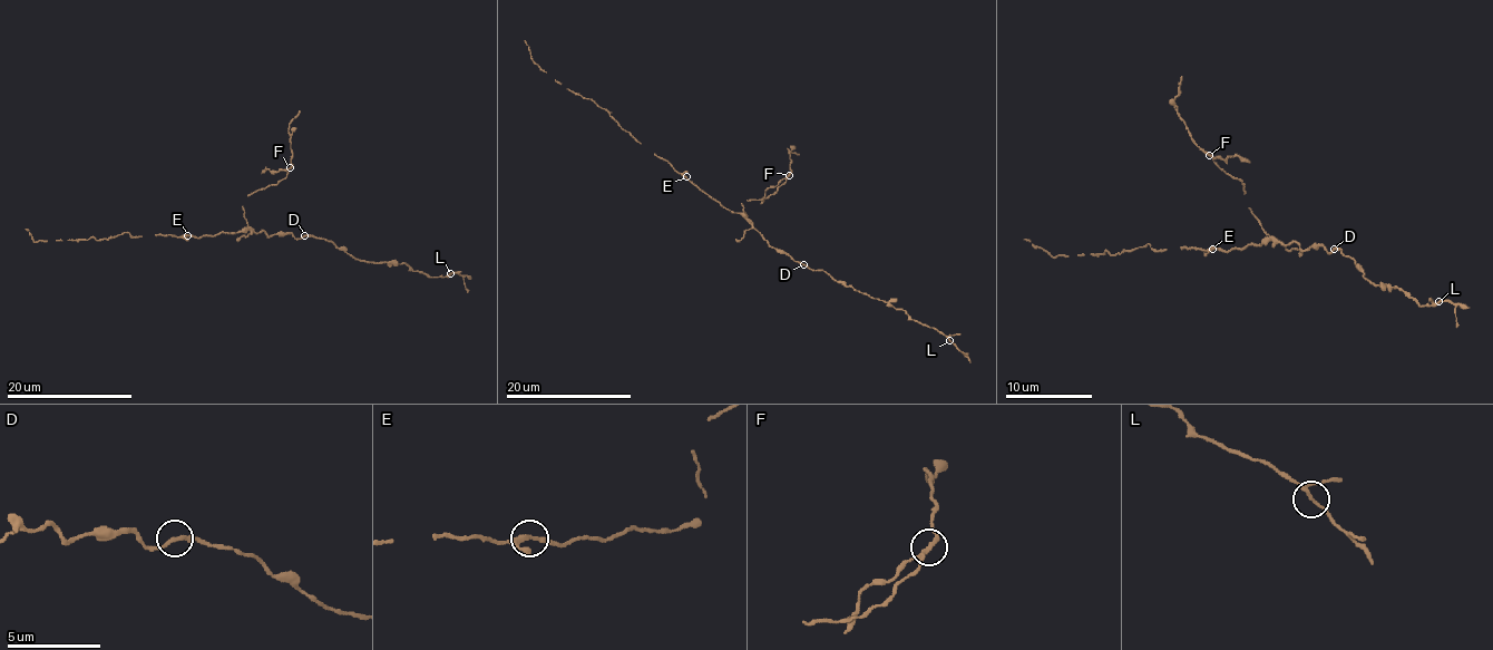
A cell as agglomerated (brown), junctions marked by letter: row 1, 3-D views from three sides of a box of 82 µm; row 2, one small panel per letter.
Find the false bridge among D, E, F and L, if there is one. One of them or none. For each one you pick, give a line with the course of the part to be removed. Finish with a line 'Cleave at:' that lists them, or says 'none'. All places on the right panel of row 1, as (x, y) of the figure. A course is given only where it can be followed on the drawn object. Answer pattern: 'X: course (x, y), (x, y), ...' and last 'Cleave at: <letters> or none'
F: course (1210, 155), (1226, 159), (1229, 155), (1240, 155), (1249, 162)
Cleave at: F

